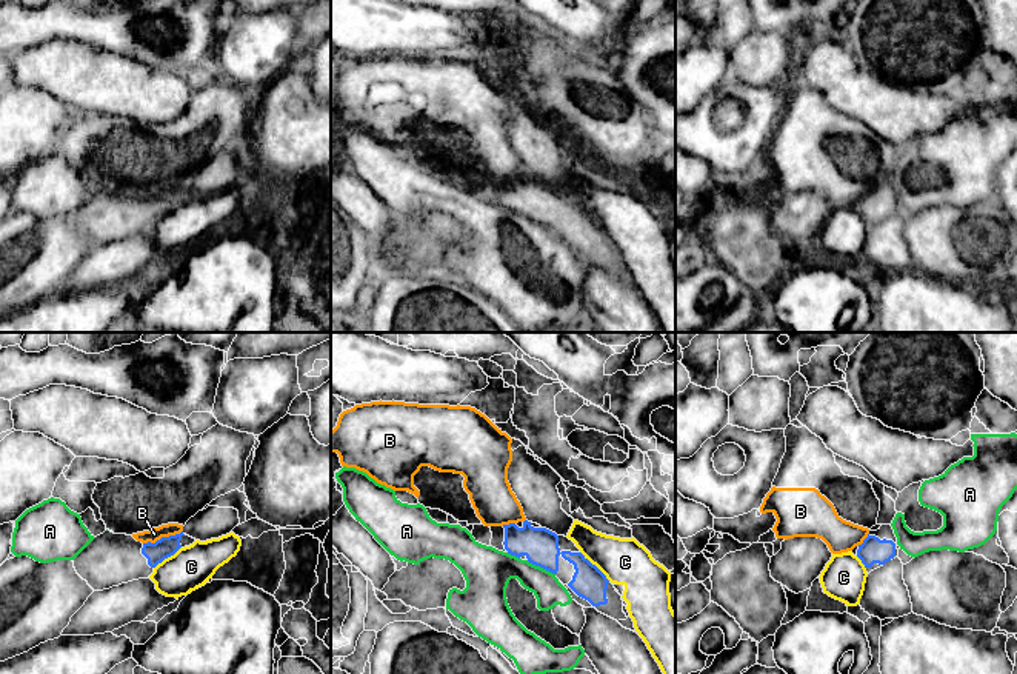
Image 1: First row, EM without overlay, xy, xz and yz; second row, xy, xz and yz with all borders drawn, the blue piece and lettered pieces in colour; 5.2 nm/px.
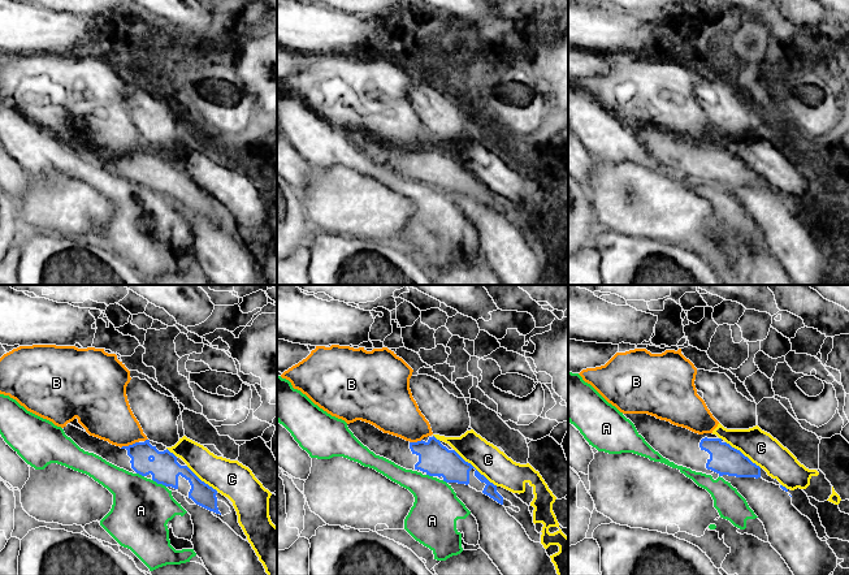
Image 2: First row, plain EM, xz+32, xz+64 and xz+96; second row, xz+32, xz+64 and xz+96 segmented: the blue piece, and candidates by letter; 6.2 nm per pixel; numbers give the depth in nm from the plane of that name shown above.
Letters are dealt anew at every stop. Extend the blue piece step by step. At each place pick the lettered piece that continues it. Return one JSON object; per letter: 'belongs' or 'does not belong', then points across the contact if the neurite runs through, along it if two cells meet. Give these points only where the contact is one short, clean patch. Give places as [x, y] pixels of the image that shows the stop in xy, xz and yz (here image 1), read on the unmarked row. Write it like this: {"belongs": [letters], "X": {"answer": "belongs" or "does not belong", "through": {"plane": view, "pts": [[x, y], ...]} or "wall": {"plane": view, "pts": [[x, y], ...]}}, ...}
{"belongs": [], "A": {"answer": "does not belong"}, "B": {"answer": "does not belong", "wall": {"plane": "xy", "pts": [[182, 185], [143, 199]]}}, "C": {"answer": "does not belong"}}

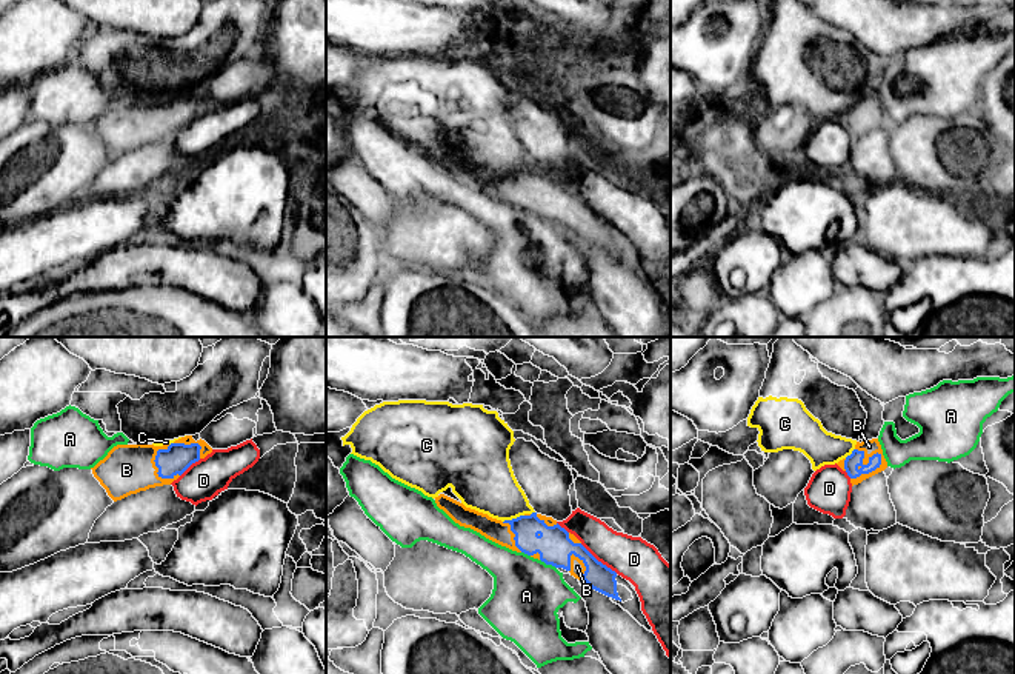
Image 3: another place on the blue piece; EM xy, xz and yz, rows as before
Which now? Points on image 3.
{"belongs": ["B"], "A": {"answer": "does not belong"}, "B": {"answer": "belongs"}, "C": {"answer": "does not belong", "wall": {"plane": "xz", "pts": [[523, 170], [503, 177]]}}, "D": {"answer": "does not belong"}}

